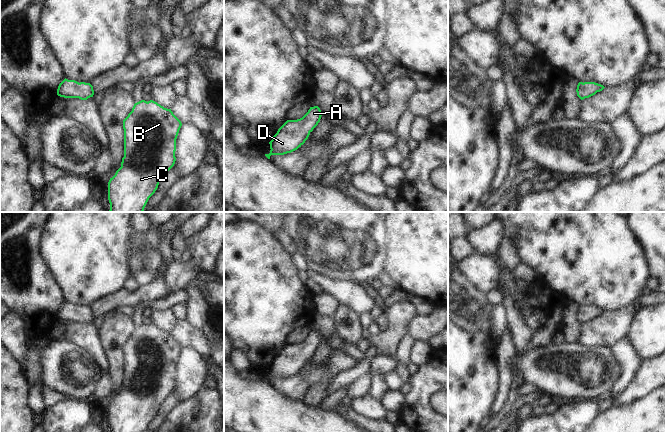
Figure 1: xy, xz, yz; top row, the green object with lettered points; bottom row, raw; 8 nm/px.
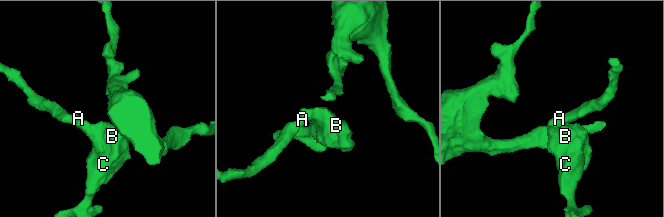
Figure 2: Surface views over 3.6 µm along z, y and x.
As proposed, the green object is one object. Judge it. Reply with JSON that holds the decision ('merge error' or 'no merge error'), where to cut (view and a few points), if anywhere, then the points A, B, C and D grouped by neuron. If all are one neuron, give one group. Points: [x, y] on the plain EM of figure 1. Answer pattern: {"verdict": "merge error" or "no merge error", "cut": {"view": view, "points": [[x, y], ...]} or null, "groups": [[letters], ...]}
{"verdict": "no merge error", "cut": null, "groups": [["A", "B", "C", "D"]]}

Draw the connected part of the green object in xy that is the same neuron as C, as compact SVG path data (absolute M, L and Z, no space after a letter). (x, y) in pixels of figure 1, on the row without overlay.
M141 324L123 344L124 381L121 391L108 406L110 432L145 432L161 402L174 390L176 363L182 350L171 333L157 326Z

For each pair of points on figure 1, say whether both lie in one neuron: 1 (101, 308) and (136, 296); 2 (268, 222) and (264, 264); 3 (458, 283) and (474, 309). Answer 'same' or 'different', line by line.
1: same
2: different
3: same

